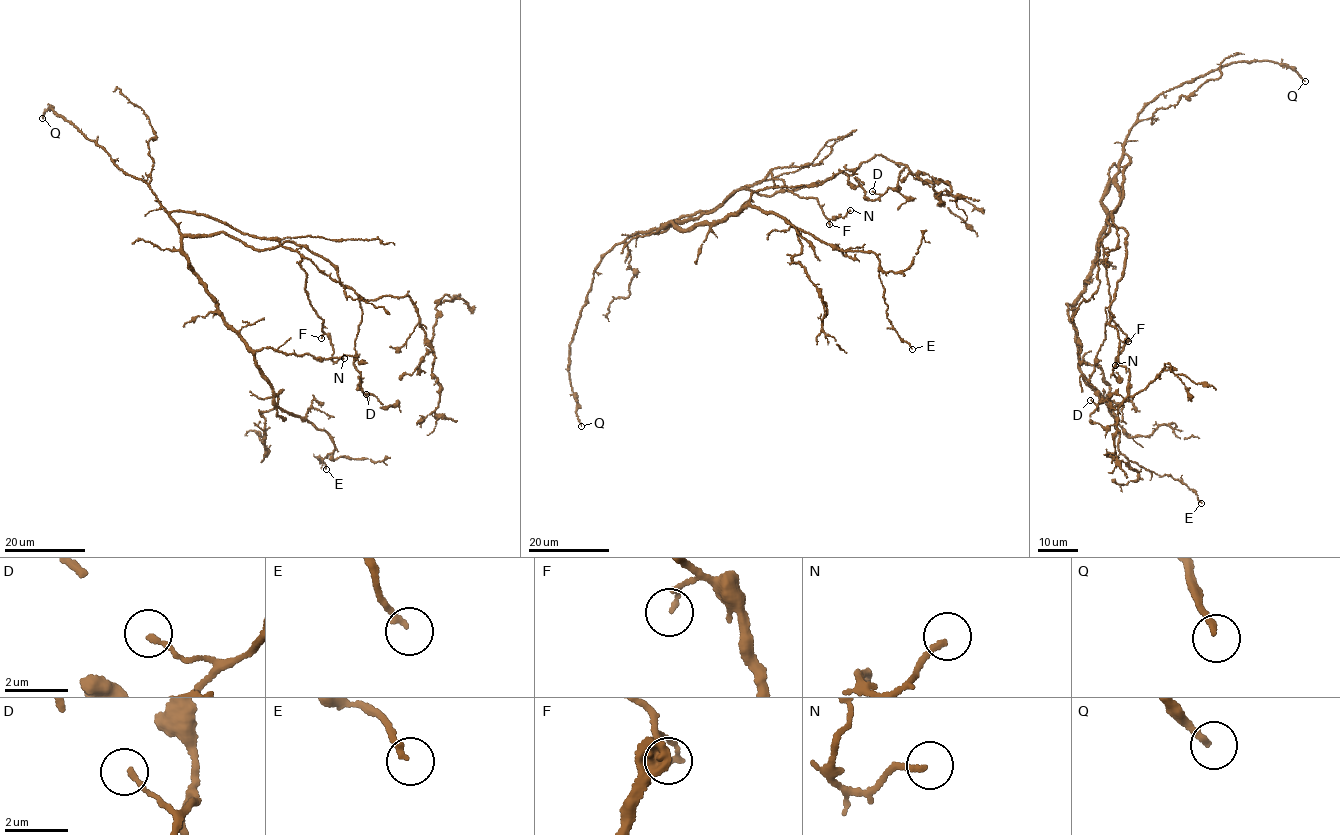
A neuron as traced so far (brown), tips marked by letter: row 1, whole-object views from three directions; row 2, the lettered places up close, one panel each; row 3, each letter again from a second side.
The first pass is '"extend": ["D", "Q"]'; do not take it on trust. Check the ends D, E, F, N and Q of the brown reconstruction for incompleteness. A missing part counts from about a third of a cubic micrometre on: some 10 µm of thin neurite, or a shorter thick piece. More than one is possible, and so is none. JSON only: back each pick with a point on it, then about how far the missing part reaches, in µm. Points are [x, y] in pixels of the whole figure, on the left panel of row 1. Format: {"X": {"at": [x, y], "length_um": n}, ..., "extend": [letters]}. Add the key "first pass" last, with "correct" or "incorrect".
{"D": {"at": [366, 394], "length_um": 60}, "Q": {"at": [42, 118], "length_um": 110}, "extend": ["D", "Q"], "first pass": "correct"}

